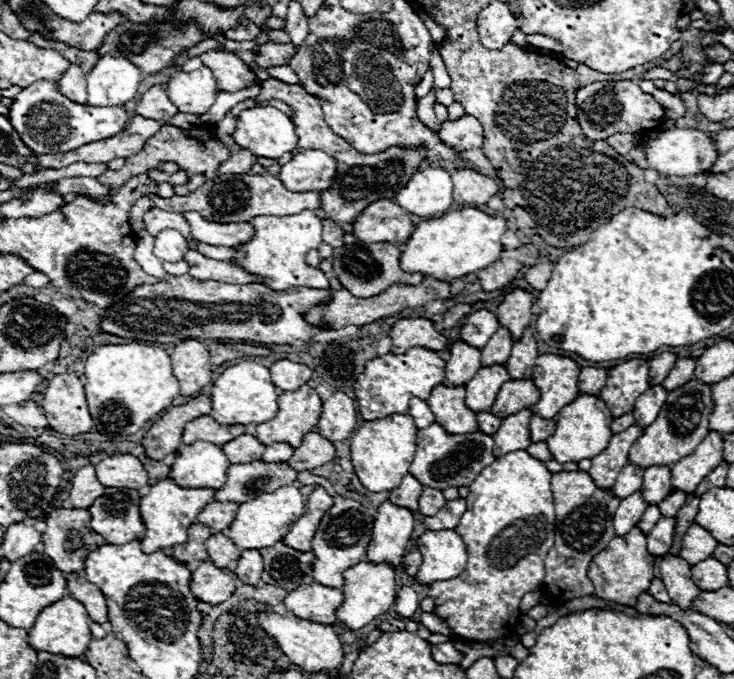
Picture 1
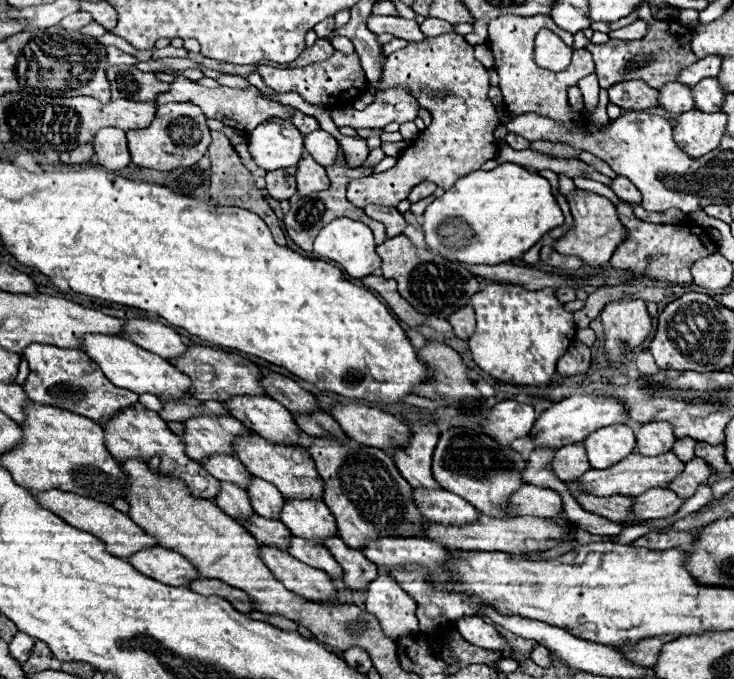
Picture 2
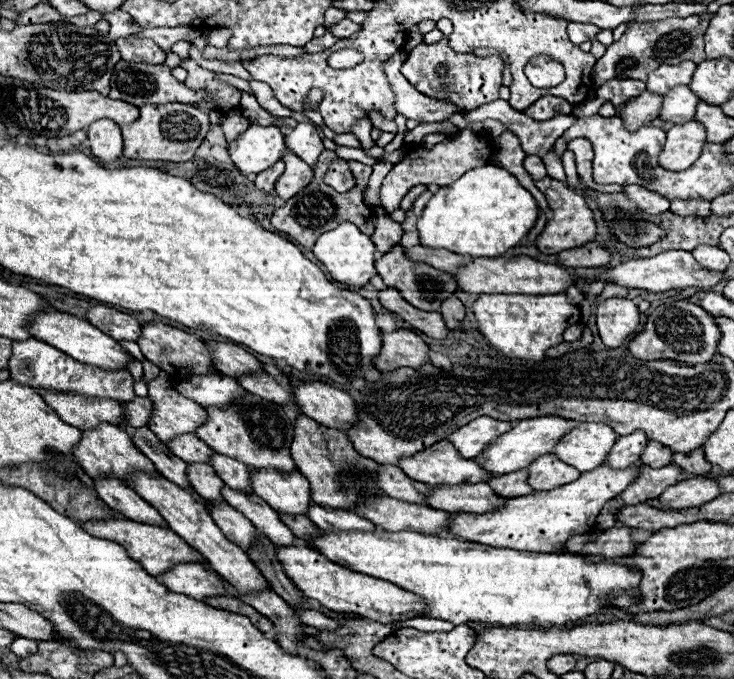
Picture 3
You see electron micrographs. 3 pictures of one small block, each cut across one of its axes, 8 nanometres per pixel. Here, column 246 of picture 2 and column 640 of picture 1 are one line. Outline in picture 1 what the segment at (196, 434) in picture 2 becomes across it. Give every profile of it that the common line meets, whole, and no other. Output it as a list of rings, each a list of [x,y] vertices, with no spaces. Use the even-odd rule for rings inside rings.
[[[630,426],[628,430],[614,434],[608,448],[600,452],[596,458],[592,458],[592,466],[588,474],[592,476],[598,488],[610,488],[616,482],[620,470],[628,464],[628,450],[640,438],[640,434],[642,428]]]

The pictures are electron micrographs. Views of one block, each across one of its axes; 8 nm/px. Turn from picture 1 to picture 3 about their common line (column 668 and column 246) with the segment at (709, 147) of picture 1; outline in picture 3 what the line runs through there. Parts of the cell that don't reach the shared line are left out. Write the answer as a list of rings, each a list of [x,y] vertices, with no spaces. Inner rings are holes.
[[[250,126],[228,144],[228,154],[244,176],[266,170],[284,150],[284,136],[276,126]]]

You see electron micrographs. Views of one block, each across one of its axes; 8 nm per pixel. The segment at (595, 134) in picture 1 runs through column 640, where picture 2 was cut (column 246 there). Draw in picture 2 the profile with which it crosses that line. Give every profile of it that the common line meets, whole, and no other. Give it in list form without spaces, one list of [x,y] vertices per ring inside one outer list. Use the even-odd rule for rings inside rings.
[[[184,76],[176,78],[172,84],[172,90],[162,94],[156,104],[168,104],[168,102],[192,102],[196,106],[200,106],[204,110],[204,114],[208,118],[214,118],[214,120],[220,120],[224,124],[229,125],[237,130],[242,130],[242,132],[250,132],[254,130],[260,122],[266,122],[270,118],[284,118],[288,122],[294,122],[294,126],[302,132],[302,134],[308,134],[312,130],[318,128],[318,120],[312,118],[312,116],[306,116],[302,114],[300,110],[296,108],[290,108],[290,106],[282,106],[278,102],[272,102],[268,98],[262,98],[258,96],[258,92],[252,88],[252,90],[238,90],[238,88],[226,88],[226,86],[220,86],[220,88],[206,88],[206,86],[200,86]]]

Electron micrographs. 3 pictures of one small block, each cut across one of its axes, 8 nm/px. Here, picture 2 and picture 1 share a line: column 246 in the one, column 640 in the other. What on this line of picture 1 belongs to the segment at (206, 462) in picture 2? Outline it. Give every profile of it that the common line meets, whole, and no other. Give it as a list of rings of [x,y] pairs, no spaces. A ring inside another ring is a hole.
[[[624,466],[624,470],[620,470],[620,474],[618,474],[618,478],[616,478],[616,482],[614,482],[614,486],[612,486],[612,494],[616,496],[616,498],[620,498],[620,500],[624,500],[628,494],[634,494],[634,492],[638,492],[640,490],[640,486],[642,486],[642,470],[640,468],[636,468],[636,466]]]

